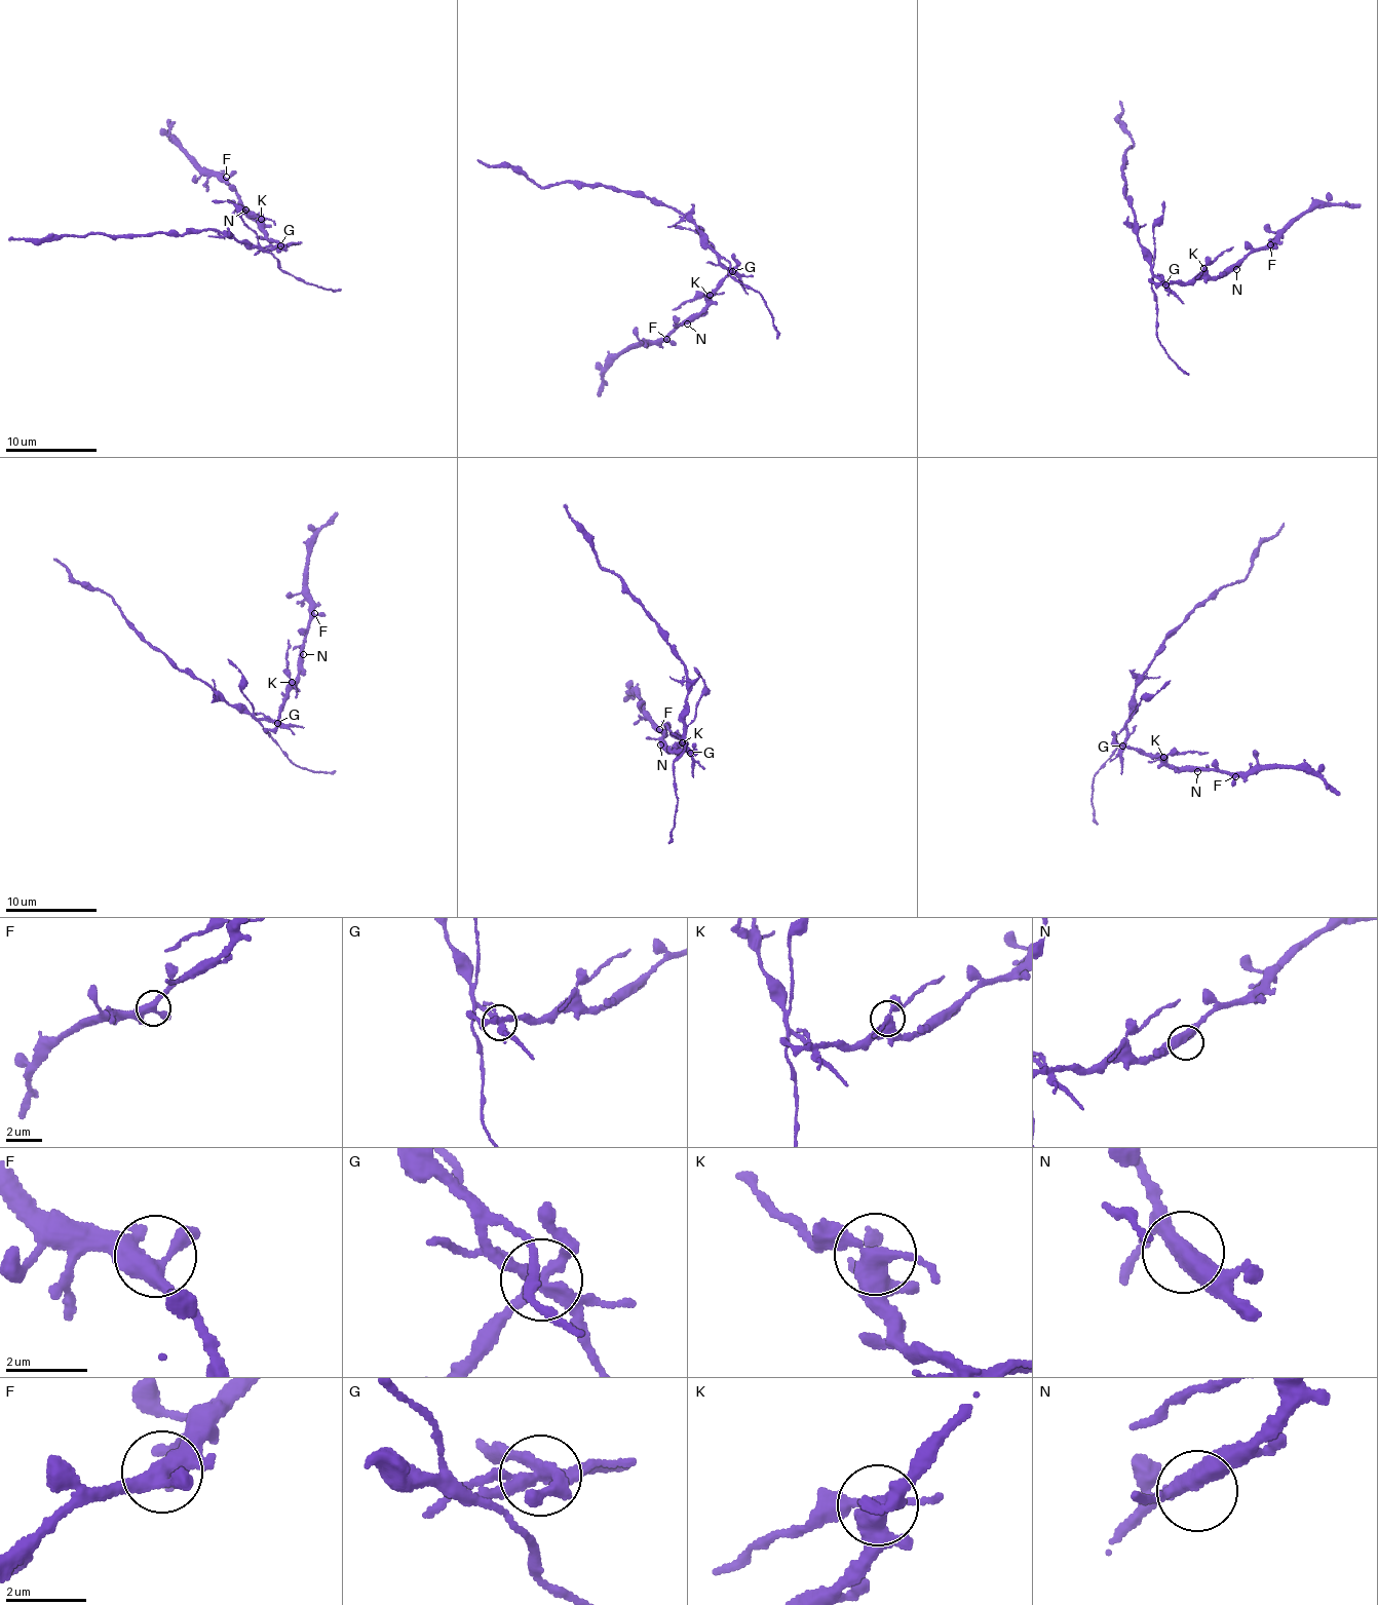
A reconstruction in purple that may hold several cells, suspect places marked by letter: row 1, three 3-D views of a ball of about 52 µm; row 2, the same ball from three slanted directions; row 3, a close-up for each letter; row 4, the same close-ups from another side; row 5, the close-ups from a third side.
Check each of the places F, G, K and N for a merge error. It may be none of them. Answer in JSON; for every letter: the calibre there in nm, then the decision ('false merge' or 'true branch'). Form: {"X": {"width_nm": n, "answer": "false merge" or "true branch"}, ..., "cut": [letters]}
{"F": {"width_nm": 360, "answer": "true branch"}, "G": {"width_nm": 280, "answer": "false merge"}, "K": {"width_nm": 340, "answer": "false merge"}, "N": {"width_nm": 340, "answer": "true branch"}, "cut": ["G", "K"]}

